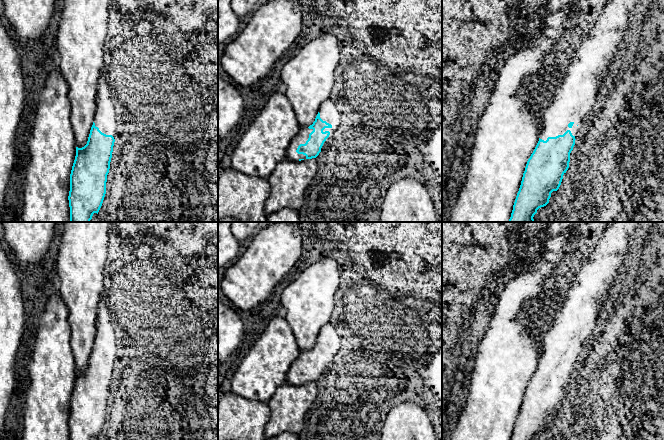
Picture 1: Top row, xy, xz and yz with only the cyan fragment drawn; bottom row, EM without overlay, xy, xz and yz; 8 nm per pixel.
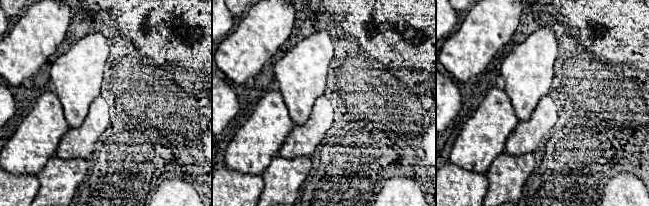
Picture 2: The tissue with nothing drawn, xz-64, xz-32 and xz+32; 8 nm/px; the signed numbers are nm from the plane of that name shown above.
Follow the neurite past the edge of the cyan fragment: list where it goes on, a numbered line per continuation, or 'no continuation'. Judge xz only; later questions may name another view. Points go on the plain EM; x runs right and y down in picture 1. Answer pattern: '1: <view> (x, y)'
1: xz (328, 335)

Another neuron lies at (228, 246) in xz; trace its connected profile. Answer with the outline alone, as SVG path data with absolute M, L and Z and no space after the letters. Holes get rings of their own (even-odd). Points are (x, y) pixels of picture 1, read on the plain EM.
M218 222L218 271L238 257L241 245L230 229L230 222Z

